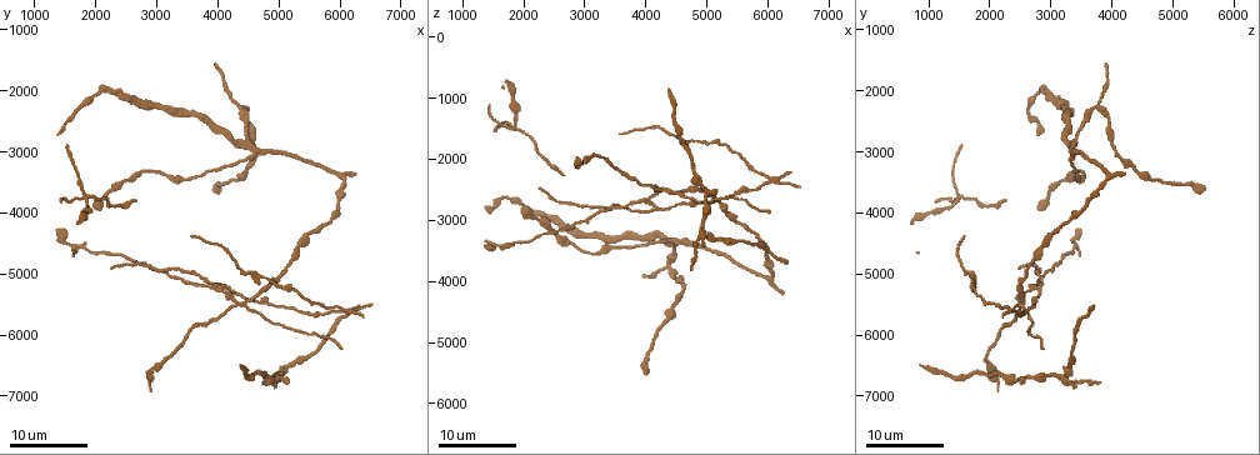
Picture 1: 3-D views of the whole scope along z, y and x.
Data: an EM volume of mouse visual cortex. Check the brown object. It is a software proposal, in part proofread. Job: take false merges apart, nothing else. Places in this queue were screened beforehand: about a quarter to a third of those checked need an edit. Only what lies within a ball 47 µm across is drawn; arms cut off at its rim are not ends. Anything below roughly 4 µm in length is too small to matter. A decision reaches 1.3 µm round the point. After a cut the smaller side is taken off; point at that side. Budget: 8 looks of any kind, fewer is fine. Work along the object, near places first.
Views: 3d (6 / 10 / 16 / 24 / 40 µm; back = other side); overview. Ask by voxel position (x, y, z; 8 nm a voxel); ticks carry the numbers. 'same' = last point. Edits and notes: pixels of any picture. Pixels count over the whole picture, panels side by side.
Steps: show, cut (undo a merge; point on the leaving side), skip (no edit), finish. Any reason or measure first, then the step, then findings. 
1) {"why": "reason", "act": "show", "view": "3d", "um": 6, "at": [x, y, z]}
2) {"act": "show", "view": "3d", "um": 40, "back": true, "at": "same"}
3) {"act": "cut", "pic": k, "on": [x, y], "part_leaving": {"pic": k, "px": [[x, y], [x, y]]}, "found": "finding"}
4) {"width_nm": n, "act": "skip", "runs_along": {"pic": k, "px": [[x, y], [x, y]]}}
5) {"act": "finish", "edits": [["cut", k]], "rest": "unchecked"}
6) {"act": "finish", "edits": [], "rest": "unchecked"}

{"why": "small branch off a trunk", "act": "show", "view": "3d", "um": 24, "at": [4300, 2300, 3700]}

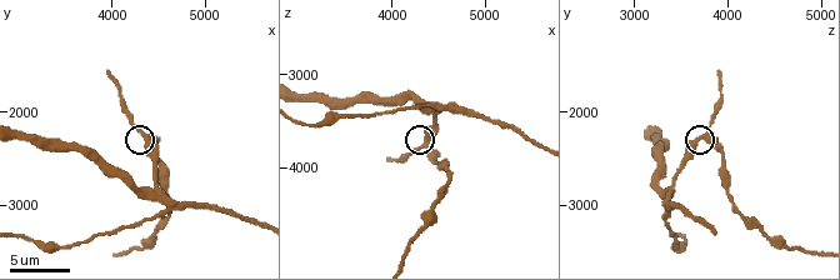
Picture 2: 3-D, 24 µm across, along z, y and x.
{"act": "show", "view": "3d", "um": 6, "at": [4350, 2250, 3750]}

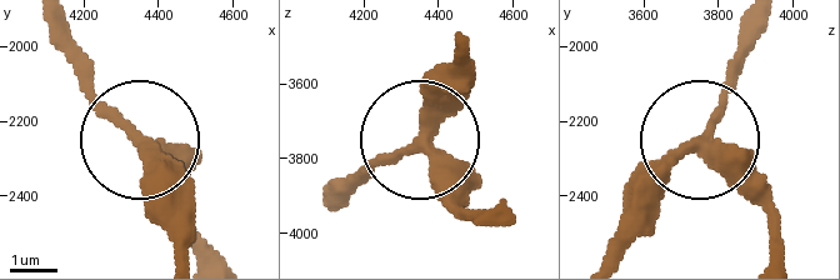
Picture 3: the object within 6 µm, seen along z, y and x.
{"width_nm": 250, "act": "skip", "runs_along": {"pic": 3, "px": [[184, 249], [180, 189], [56, 49]]}, "found": "continuous, no second neuron"}

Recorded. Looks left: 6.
{"why": "branch point", "act": "show", "view": "3d", "um": 16, "at": [4600, 3000, 3350]}

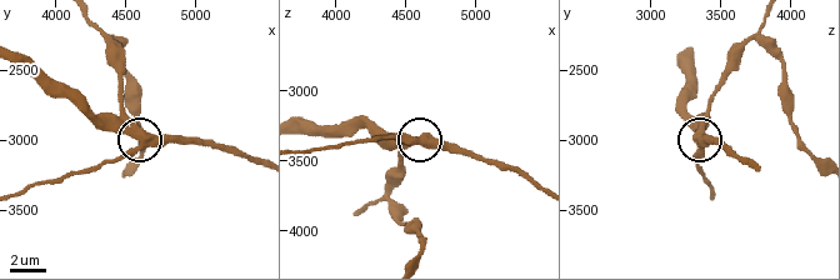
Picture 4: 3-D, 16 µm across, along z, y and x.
{"side_arm_um": 34, "act": "skip", "runs_along": {"pic": 4, "px": [[255, 160], [206, 143], [148, 143], [126, 134], [105, 113]]}, "found": "one neuron here"}

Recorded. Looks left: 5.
{"why": "four or more arms meet", "act": "show", "view": "3d", "um": 24, "at": [4400, 5500, 2500]}

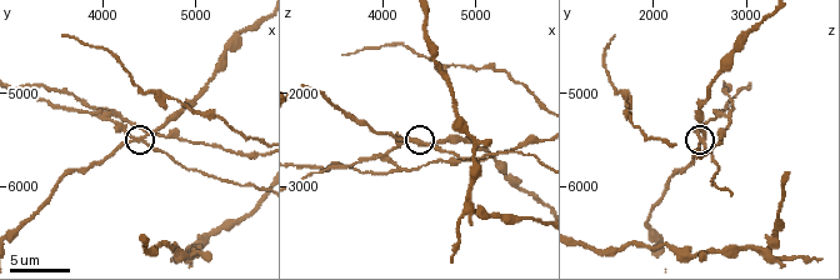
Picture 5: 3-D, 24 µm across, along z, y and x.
{"act": "show", "view": "3d", "um": 10, "at": [4400, 5550, 2500]}

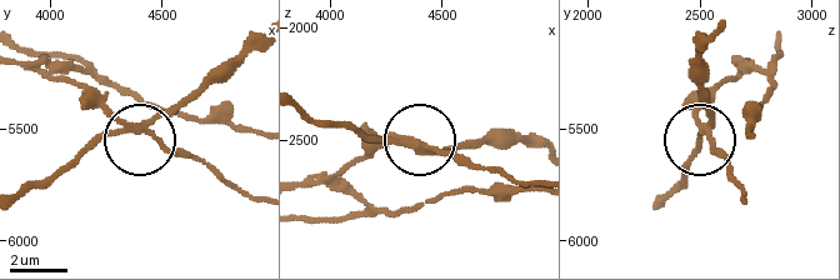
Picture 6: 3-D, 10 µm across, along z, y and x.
{"width_nm": 230, "act": "cut", "pic": 6, "on": [106, 99], "part_leaving": {"pic": 6, "px": [[419, 145], [378, 143], [349, 180], [385, 209], [535, 188]]}, "found": "a second neuron is stuck on"}

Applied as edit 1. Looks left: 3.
{"why": "looks like a crossing", "act": "show", "view": "3d", "um": 24, "at": [1850, 3750, 1450]}

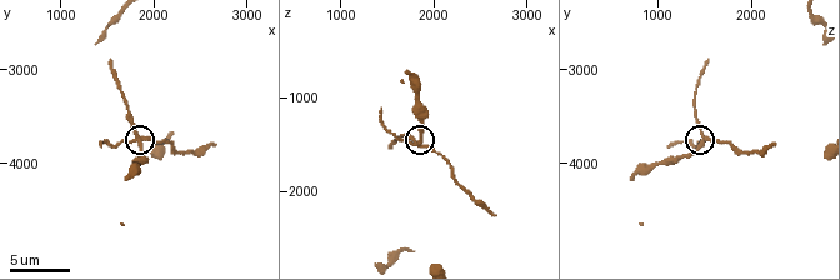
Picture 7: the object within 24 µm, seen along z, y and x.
{"why": "closer look", "act": "show", "view": "3d", "um": 6, "at": [1850, 3800, 1450]}

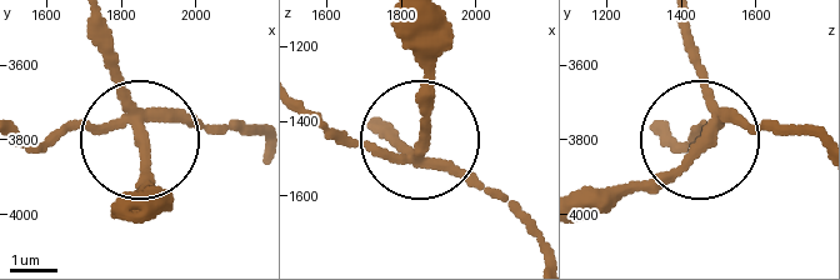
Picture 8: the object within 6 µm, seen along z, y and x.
{"arms": 4, "act": "cut", "pic": 8, "on": [69, 126], "part_leaving": {"pic": 8, "px": [[141, 111], [254, 124]]}, "found": "a second neuron is stuck on"}

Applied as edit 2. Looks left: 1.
{"act": "finish", "edits": [["cut", 6], ["cut", 8]], "rest": "unchecked"}

